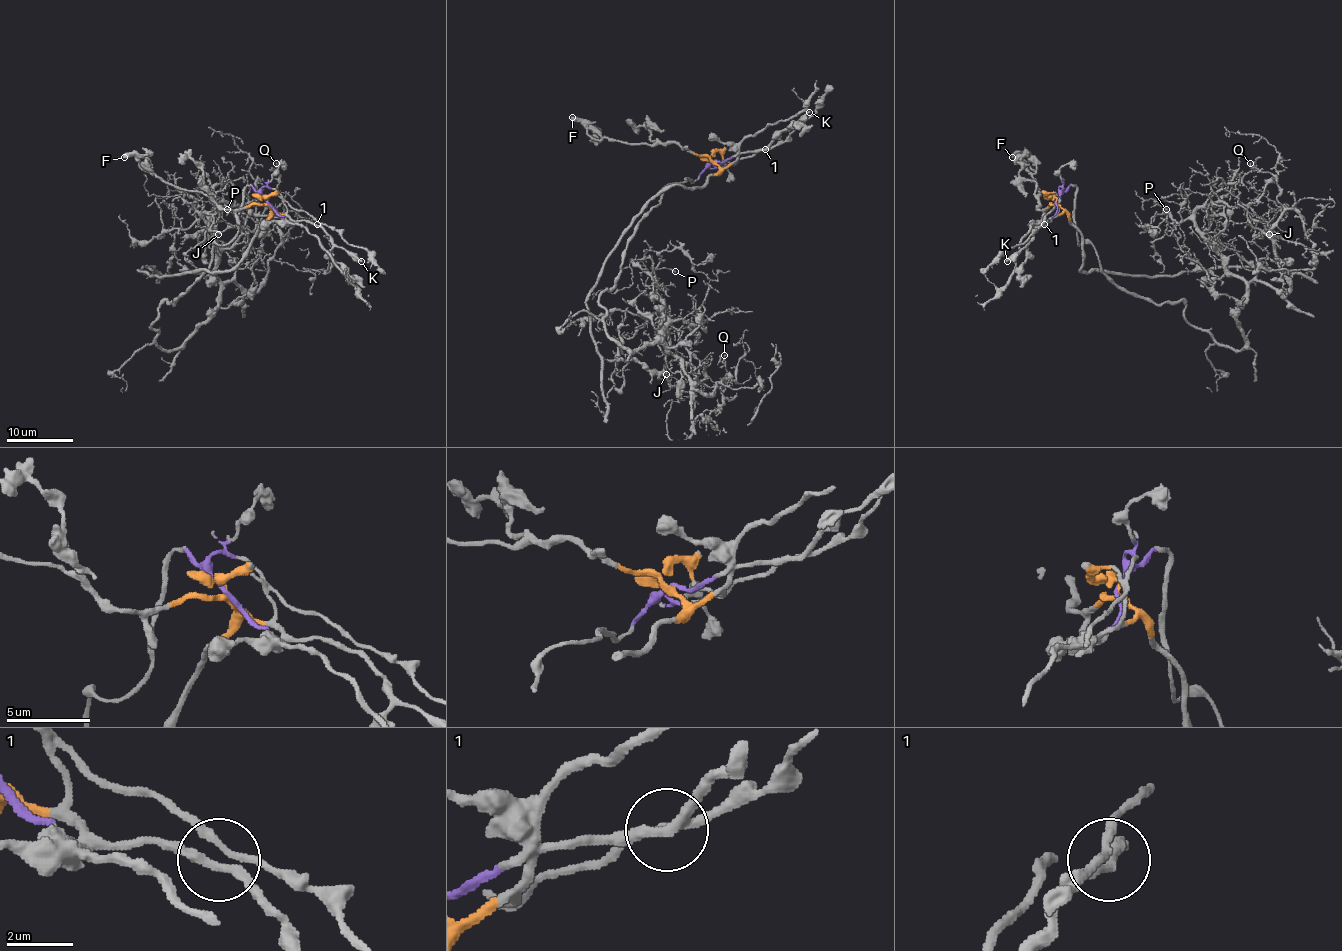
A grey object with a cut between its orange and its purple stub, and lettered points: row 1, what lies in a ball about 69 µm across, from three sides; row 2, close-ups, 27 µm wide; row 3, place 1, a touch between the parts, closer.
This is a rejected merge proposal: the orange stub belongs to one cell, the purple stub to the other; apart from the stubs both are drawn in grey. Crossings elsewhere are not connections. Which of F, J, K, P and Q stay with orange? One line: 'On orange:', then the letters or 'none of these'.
On orange: F, K

